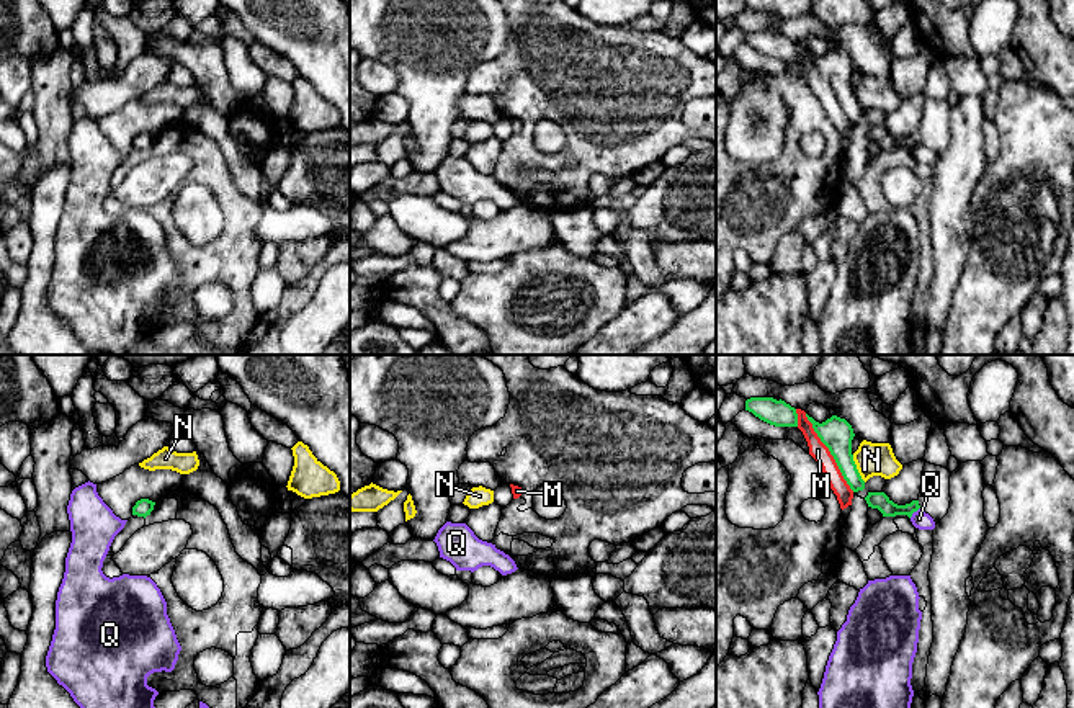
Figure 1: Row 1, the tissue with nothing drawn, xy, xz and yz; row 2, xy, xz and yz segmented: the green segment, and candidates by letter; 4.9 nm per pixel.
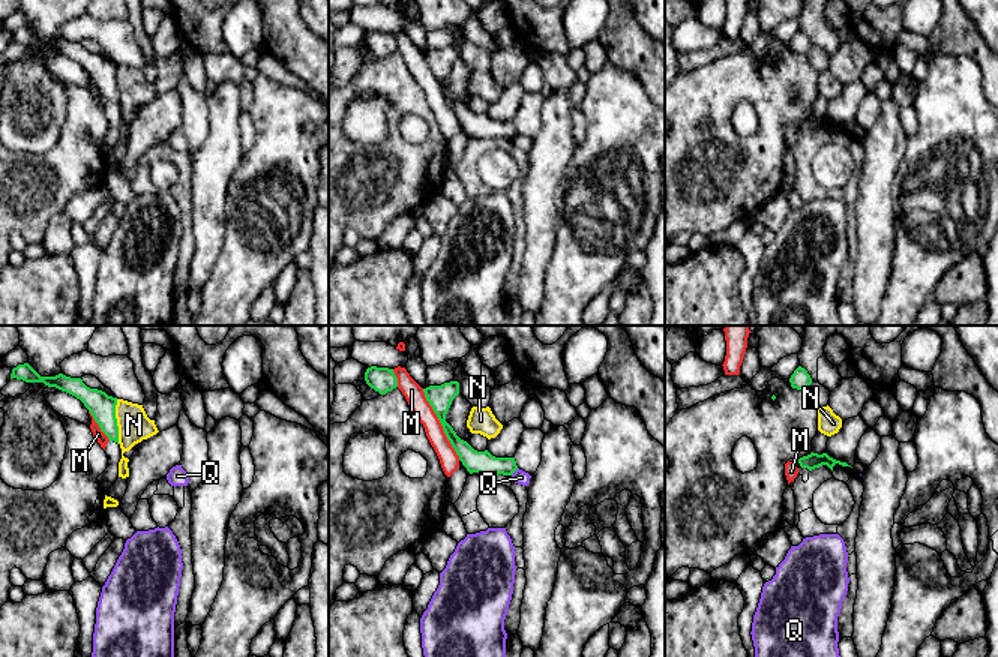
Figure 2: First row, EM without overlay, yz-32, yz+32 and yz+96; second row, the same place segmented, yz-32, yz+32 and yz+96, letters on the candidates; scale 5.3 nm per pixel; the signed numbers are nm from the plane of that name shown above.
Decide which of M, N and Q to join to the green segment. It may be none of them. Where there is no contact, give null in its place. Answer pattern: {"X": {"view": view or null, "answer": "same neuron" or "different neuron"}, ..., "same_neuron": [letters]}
{"M": {"view": "yz", "answer": "different neuron"}, "N": {"view": "yz", "answer": "different neuron"}, "Q": {"view": "yz", "answer": "different neuron"}, "same_neuron": []}

